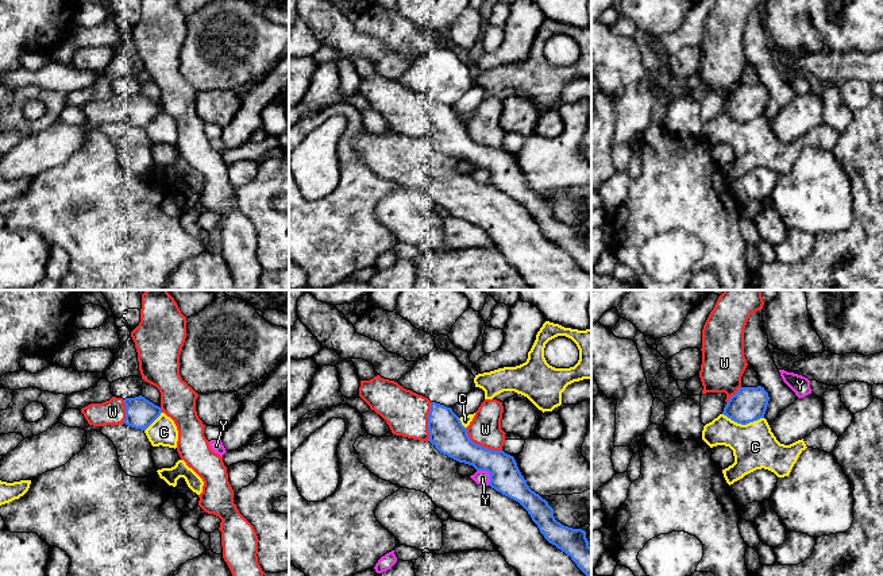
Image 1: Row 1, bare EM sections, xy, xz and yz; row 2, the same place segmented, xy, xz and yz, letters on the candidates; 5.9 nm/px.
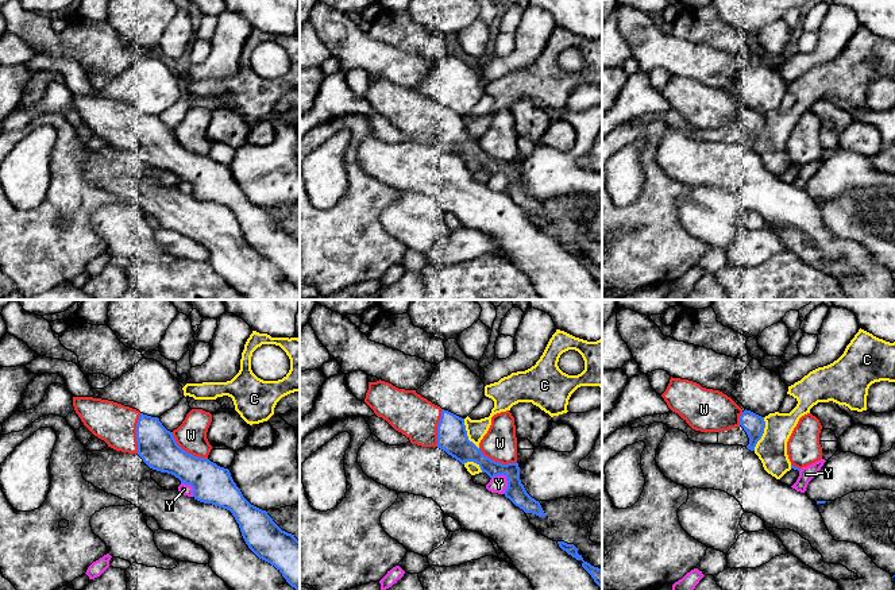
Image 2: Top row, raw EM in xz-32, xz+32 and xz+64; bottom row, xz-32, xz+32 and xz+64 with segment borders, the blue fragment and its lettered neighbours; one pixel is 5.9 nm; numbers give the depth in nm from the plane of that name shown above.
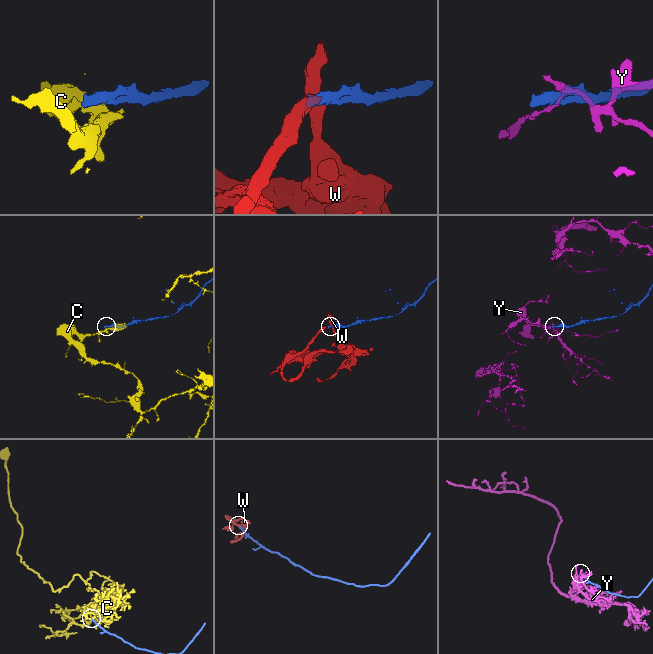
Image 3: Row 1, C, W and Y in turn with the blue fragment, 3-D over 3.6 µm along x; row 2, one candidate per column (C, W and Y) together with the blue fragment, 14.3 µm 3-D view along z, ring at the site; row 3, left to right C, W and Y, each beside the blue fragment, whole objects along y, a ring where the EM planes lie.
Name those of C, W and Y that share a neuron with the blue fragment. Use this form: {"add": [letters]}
{"add": ["W"]}

